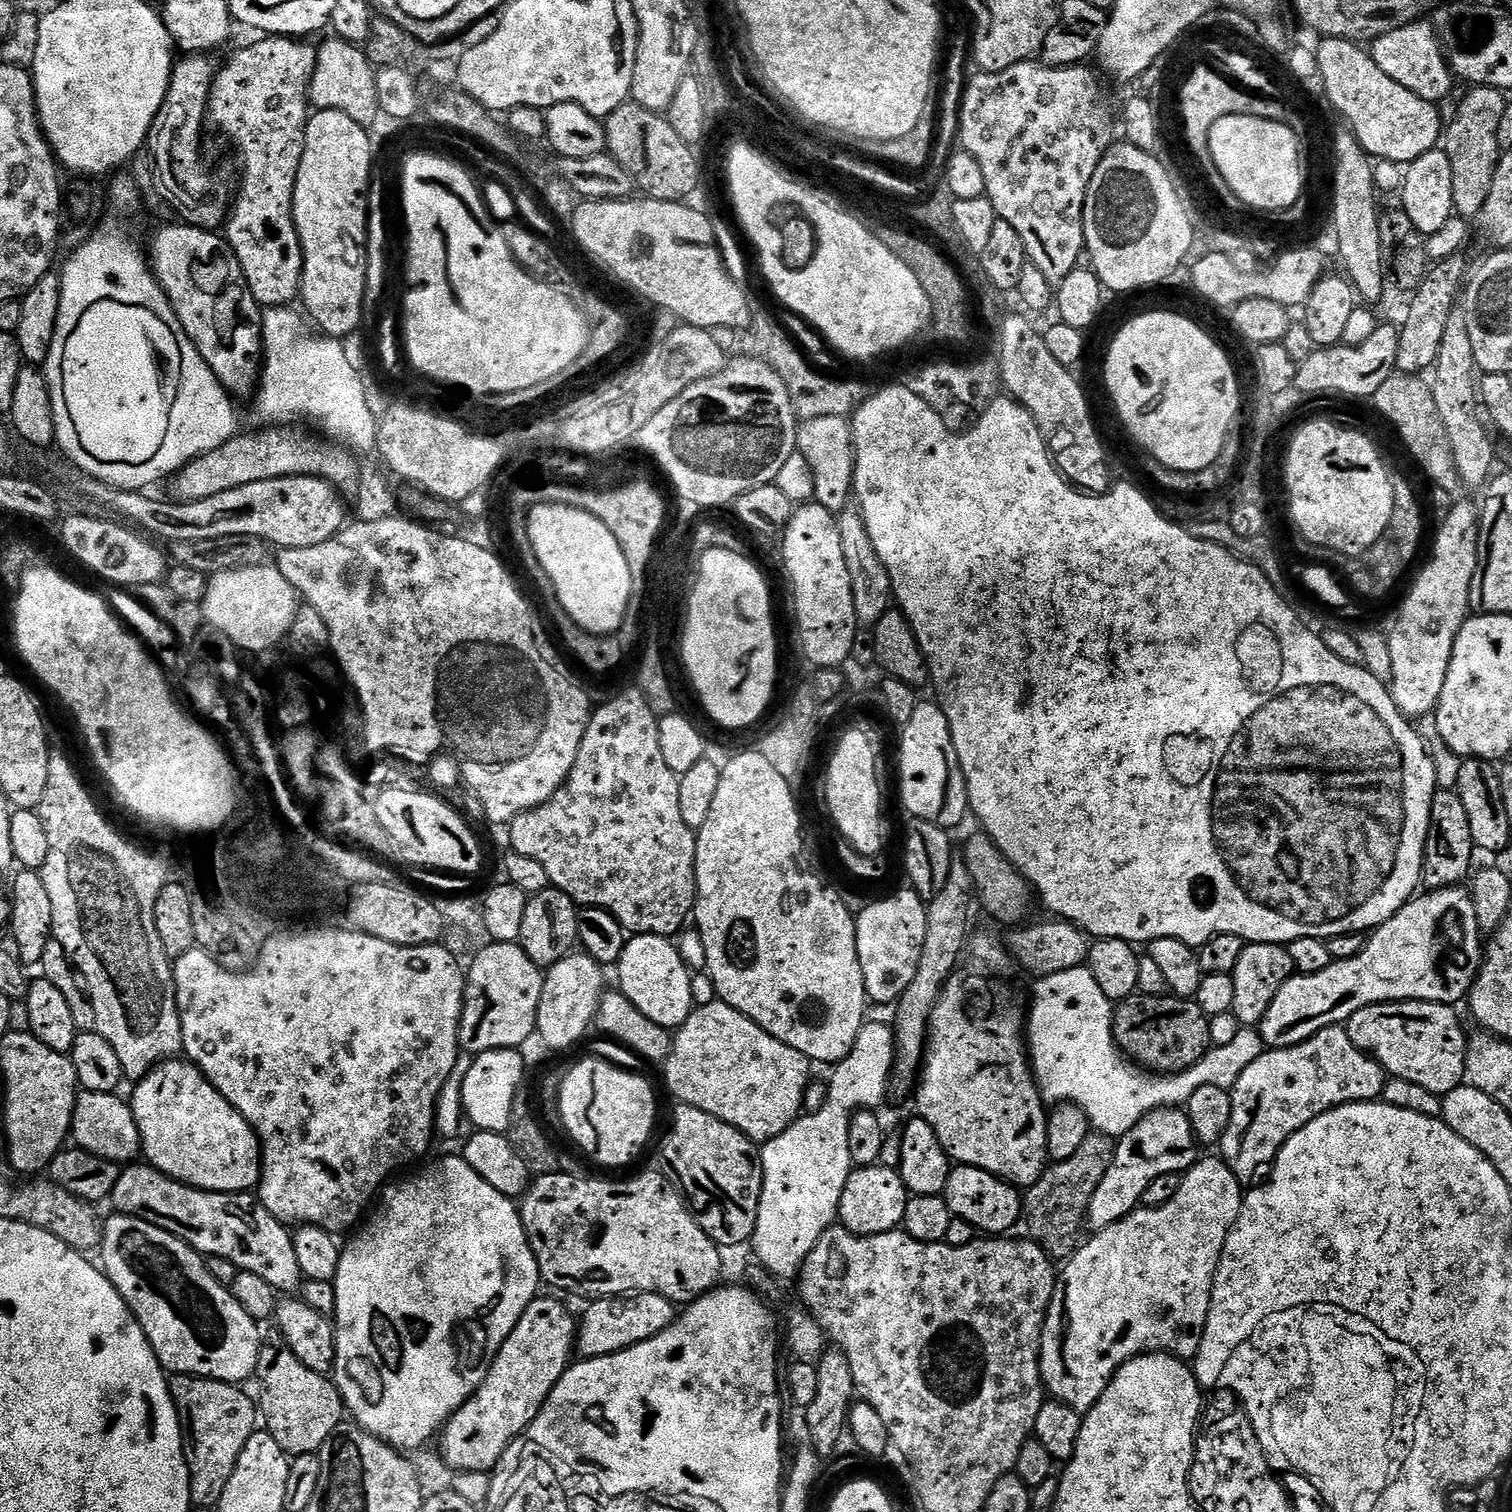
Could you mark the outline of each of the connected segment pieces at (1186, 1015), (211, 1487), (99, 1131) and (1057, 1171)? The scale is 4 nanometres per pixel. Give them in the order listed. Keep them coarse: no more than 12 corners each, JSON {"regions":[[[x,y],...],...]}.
{"regions":[[[1133,994],[1115,1005],[1116,1045],[1157,1074],[1213,1047],[1195,999]],[[168,1381],[197,1509],[215,1509],[258,1431],[243,1387]],[[81,1091],[70,1136],[111,1164],[142,1152],[131,1103]],[[1093,1134],[1023,1197],[1027,1235],[1053,1261],[1081,1243],[1117,1141]]]}

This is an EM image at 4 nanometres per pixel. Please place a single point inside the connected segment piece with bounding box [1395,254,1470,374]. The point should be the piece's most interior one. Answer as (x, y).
(1420, 338)

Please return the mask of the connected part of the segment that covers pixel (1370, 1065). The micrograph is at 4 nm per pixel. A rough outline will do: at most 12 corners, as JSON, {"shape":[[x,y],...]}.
{"shape":[[1344,1026],[1265,1050],[1230,1089],[1219,1155],[1242,1186],[1384,1067]]}

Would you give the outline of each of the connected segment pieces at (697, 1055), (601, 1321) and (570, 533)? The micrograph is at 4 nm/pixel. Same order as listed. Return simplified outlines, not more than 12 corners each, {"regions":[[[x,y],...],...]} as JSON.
{"regions":[[[718,998],[675,1029],[680,1104],[760,1146],[800,1119],[806,1054]],[[656,1292],[601,1296],[578,1320],[590,1360],[662,1334],[678,1315]],[[528,513],[556,604],[611,637],[634,597],[624,547],[594,514]]]}

